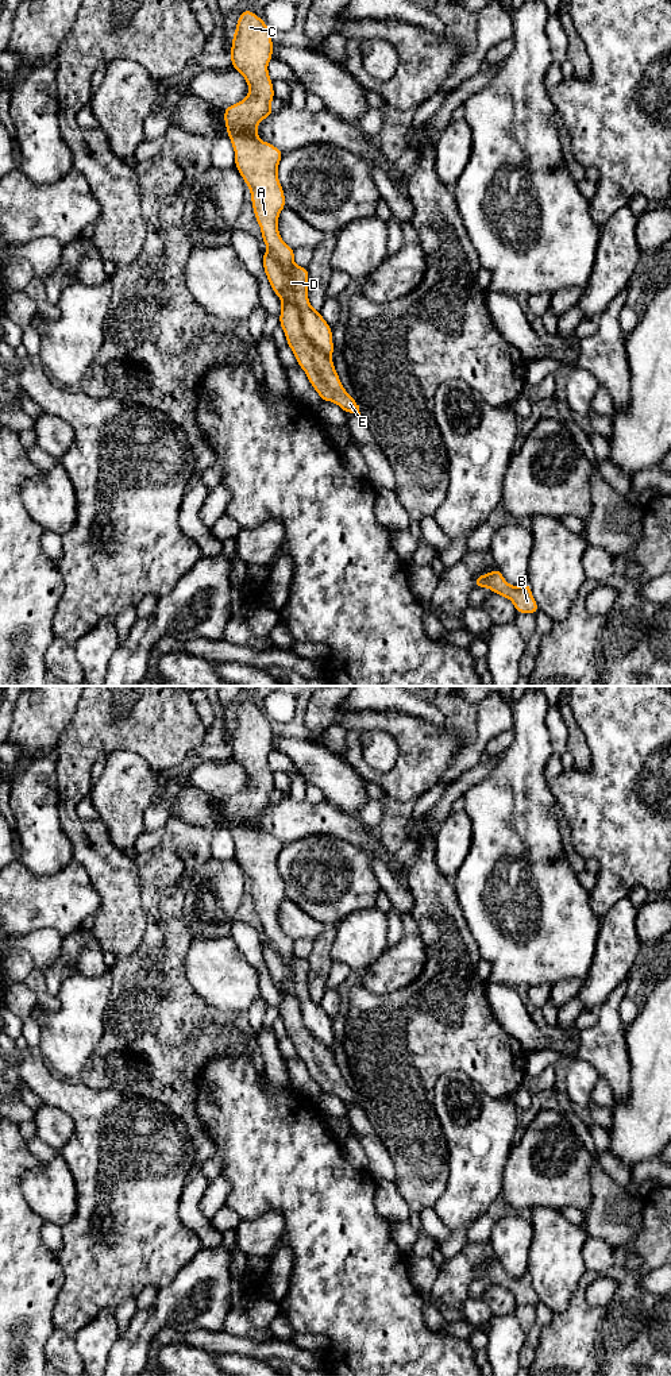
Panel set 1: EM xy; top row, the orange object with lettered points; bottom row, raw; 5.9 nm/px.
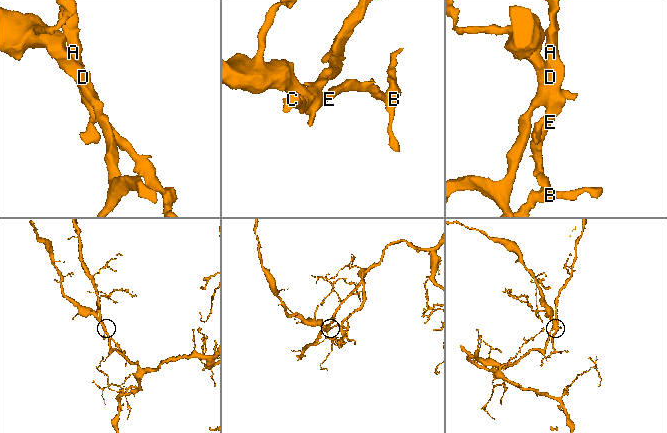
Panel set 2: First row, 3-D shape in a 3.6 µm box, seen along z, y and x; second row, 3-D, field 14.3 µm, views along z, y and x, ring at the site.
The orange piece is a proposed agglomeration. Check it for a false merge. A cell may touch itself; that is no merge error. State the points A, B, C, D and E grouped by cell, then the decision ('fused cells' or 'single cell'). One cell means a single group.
groups A B C E / D; fused cells

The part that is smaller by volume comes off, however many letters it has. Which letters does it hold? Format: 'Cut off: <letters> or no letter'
Cut off: A, B, C, E

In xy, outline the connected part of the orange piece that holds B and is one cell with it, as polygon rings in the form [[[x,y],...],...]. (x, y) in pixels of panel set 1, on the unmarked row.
[[[497,1259],[491,1264],[478,1267],[475,1269],[475,1279],[489,1279],[493,1284],[506,1288],[513,1294],[517,1304],[536,1306],[539,1303],[529,1275],[512,1277],[505,1272]]]

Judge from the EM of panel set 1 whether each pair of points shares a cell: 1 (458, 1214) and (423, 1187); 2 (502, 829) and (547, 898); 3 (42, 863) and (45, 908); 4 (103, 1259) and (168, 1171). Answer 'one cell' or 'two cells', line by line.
1: two cells
2: one cell
3: two cells
4: one cell

